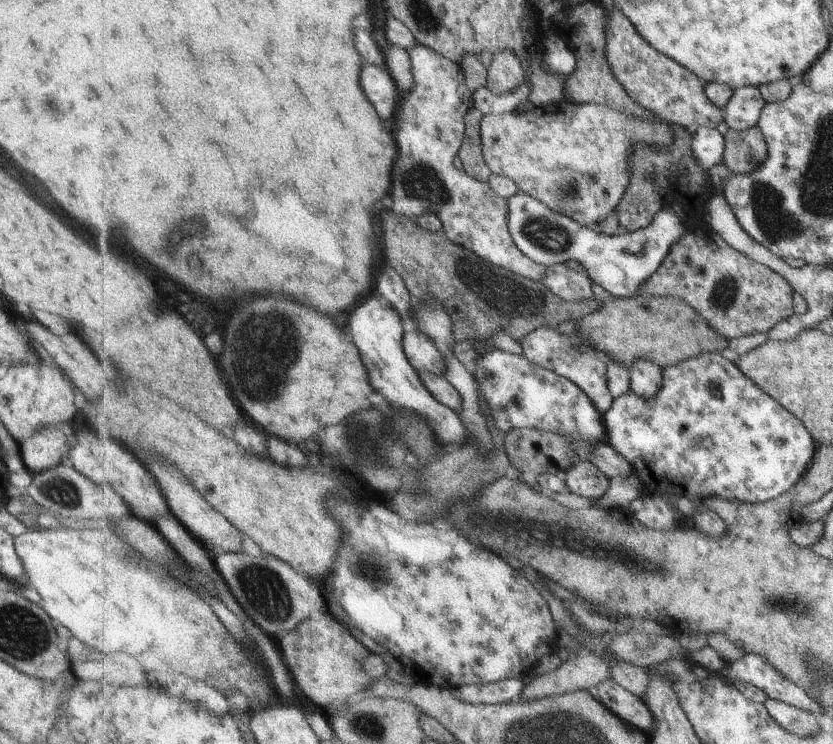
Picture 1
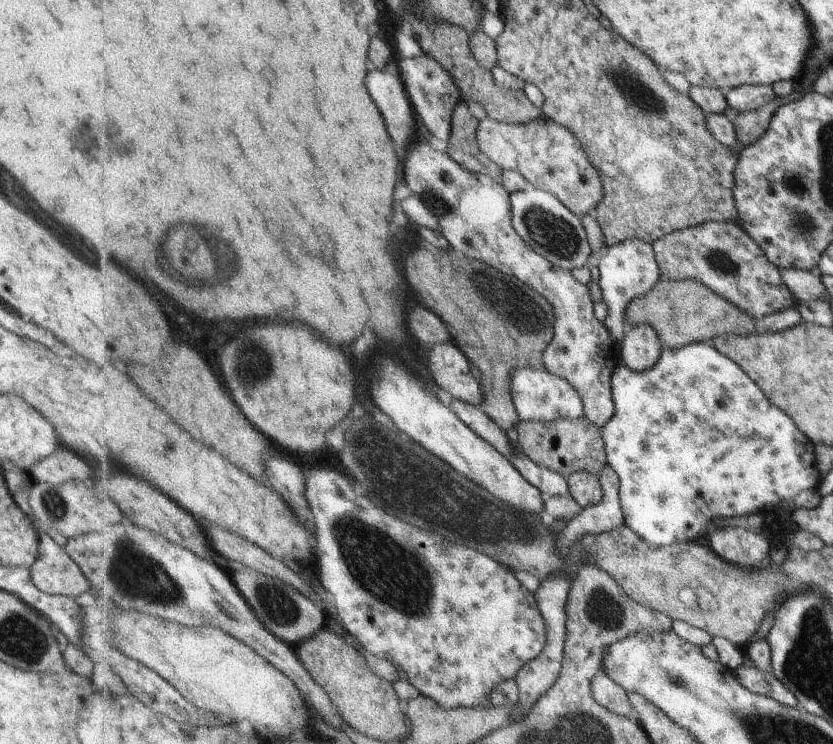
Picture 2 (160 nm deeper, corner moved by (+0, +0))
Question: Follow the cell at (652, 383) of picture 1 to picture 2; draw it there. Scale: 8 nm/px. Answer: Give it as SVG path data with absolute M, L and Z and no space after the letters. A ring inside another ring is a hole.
M637 324L628 328L620 347L621 363L641 374L659 364L664 350L659 334L651 324Z

